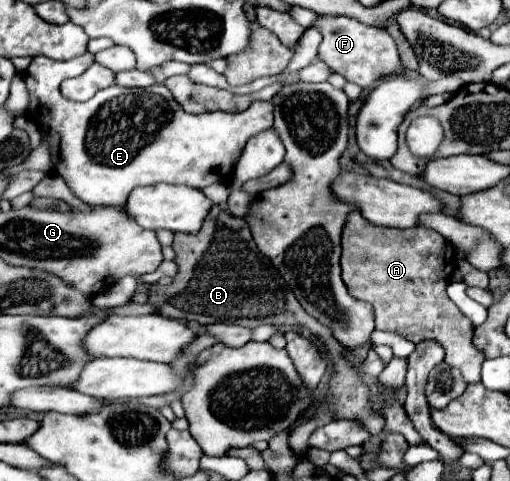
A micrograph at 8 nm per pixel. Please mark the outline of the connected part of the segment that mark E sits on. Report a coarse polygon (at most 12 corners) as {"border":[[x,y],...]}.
{"border":[[91,53],[35,57],[33,119],[91,207],[141,185],[209,187],[273,105],[191,115],[165,85],[83,103]]}

